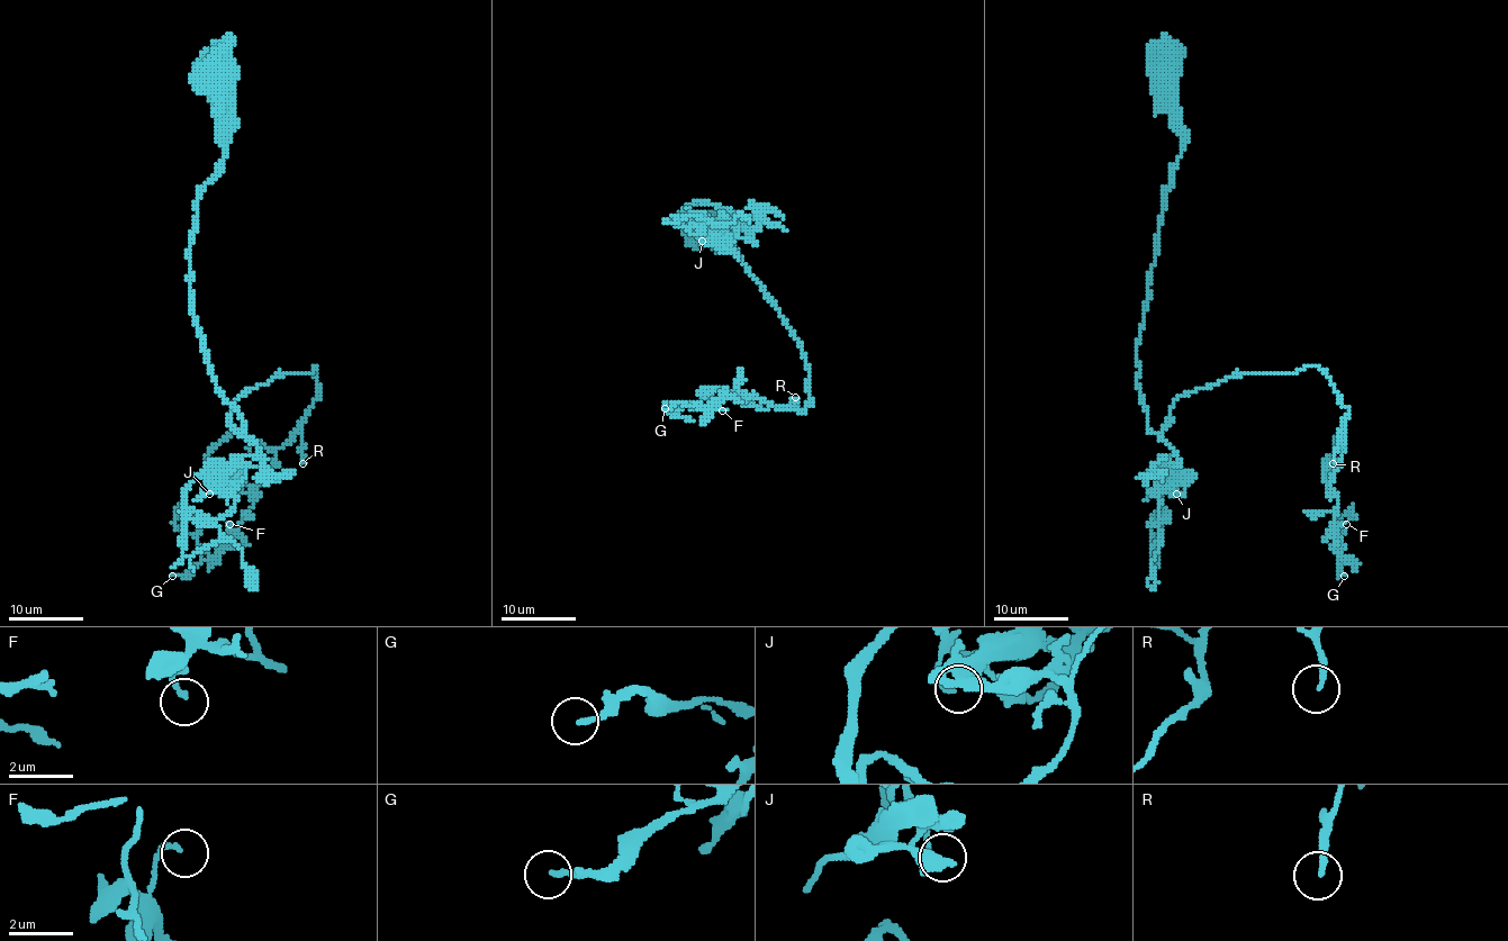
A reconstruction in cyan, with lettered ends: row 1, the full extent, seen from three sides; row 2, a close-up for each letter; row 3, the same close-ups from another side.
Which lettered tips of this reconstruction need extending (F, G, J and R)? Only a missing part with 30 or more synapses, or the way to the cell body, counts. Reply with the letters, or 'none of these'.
R

